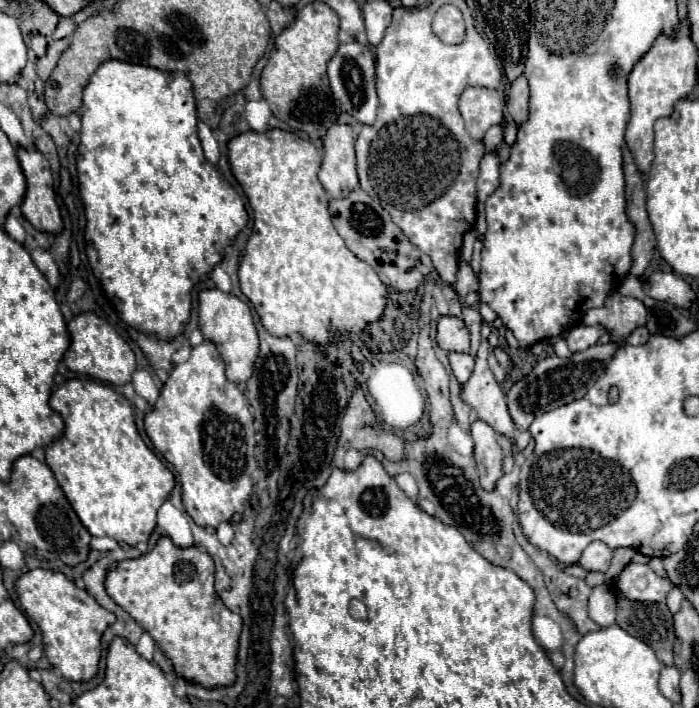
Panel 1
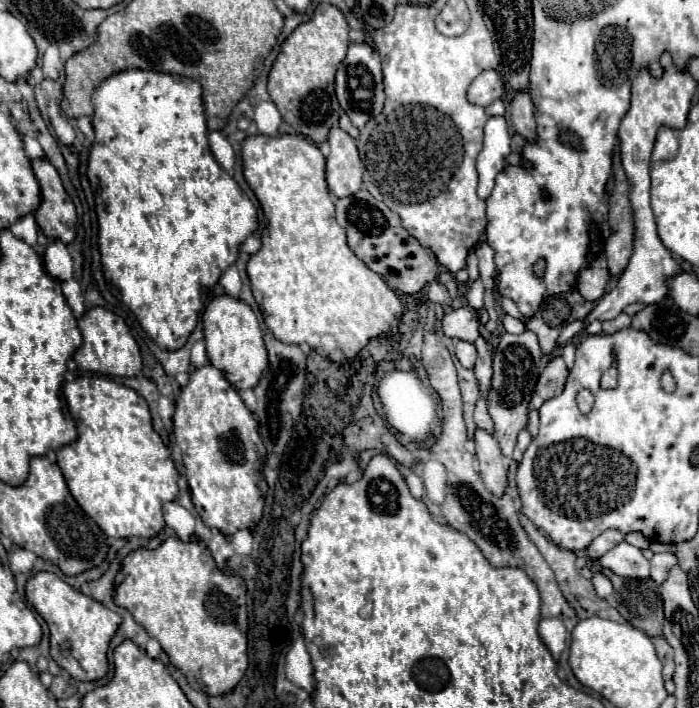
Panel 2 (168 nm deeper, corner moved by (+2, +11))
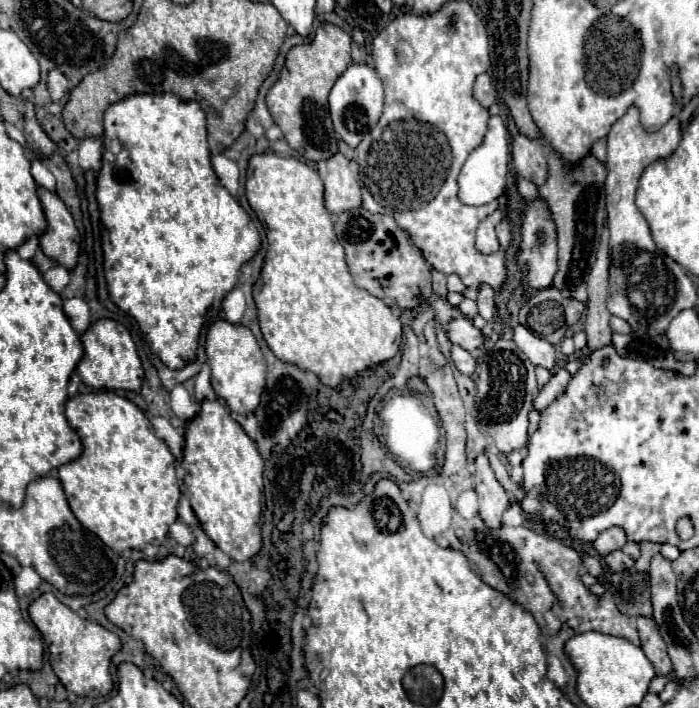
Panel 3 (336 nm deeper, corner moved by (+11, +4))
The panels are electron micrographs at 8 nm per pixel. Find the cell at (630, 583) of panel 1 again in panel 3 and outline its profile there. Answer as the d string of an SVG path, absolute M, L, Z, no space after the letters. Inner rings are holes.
M616 550L616 552L610 552L608 556L604 556L604 566L610 572L622 572L622 570L630 570L634 566L634 560L628 554L624 554L622 550Z

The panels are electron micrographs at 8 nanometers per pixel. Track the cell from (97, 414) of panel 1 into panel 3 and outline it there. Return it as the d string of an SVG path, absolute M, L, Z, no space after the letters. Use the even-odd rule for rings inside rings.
M100 390L72 396L66 402L66 418L82 440L82 454L60 466L58 478L78 522L114 552L162 544L168 526L178 516L176 502L180 488L176 458L168 446L156 438L146 414L128 398Z

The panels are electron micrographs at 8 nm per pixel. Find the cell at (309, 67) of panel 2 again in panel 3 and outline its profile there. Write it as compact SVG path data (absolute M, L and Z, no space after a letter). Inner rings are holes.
M322 24L310 44L300 44L290 48L280 78L272 84L266 96L268 110L274 122L280 126L286 142L306 160L318 162L330 158L336 148L336 134L332 128L328 112L328 92L336 78L352 62L350 58L352 38L342 28L334 24ZM330 146L330 148L328 148Z

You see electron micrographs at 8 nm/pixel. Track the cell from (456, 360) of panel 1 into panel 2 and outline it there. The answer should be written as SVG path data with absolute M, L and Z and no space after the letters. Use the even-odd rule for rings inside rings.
M457 341L455 355L457 355L457 359L461 361L463 367L473 367L475 361L477 361L477 349L469 341Z

